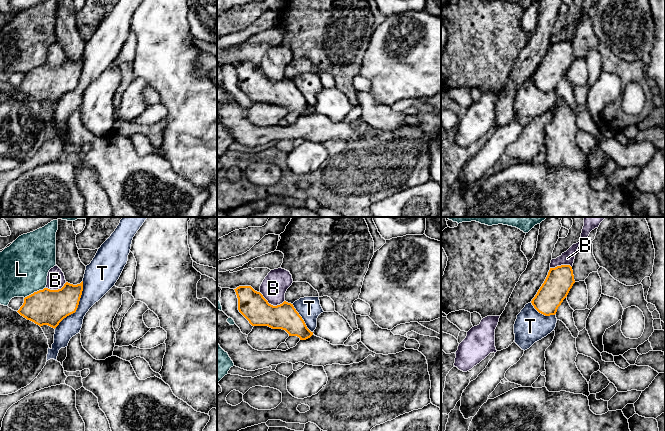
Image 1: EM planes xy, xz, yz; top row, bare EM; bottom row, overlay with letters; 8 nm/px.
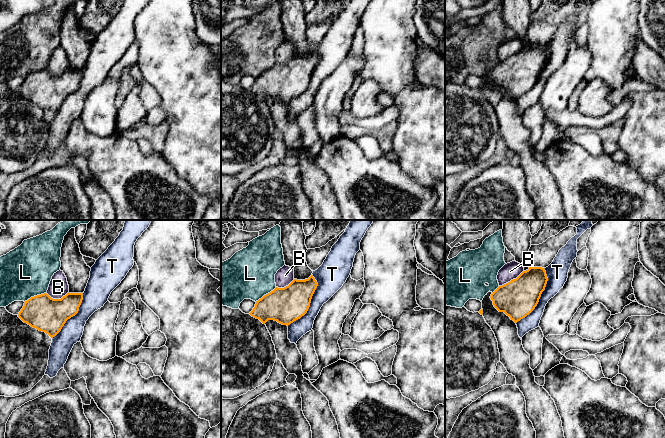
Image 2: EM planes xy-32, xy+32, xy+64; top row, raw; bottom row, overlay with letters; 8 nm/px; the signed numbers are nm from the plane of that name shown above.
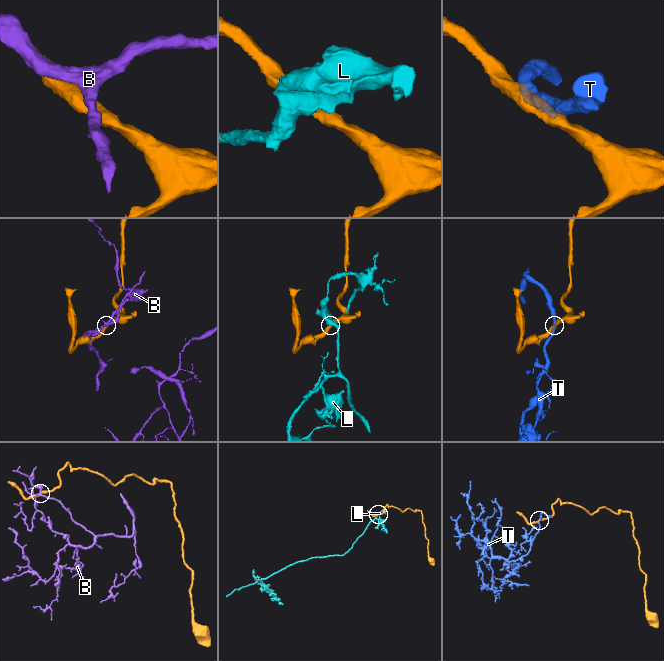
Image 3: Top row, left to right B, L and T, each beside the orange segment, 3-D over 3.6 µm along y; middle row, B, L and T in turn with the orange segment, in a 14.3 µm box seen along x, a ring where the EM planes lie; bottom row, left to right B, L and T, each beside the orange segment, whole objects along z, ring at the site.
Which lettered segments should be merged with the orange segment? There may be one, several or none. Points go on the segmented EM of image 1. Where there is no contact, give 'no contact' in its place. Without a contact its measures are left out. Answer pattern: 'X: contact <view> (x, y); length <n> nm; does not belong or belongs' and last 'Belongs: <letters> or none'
B: contact xz (270, 304); length 220 nm; does not belong
L: contact xy (34, 292); length 200 nm; does not belong
T: contact xy (77, 307); length 440 nm; does not belong
Belongs: none

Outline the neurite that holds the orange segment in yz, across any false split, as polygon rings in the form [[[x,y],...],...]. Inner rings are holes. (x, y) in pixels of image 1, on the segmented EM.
[[[570,265],[550,268],[544,283],[531,303],[541,314],[555,315],[574,283],[573,270]]]

